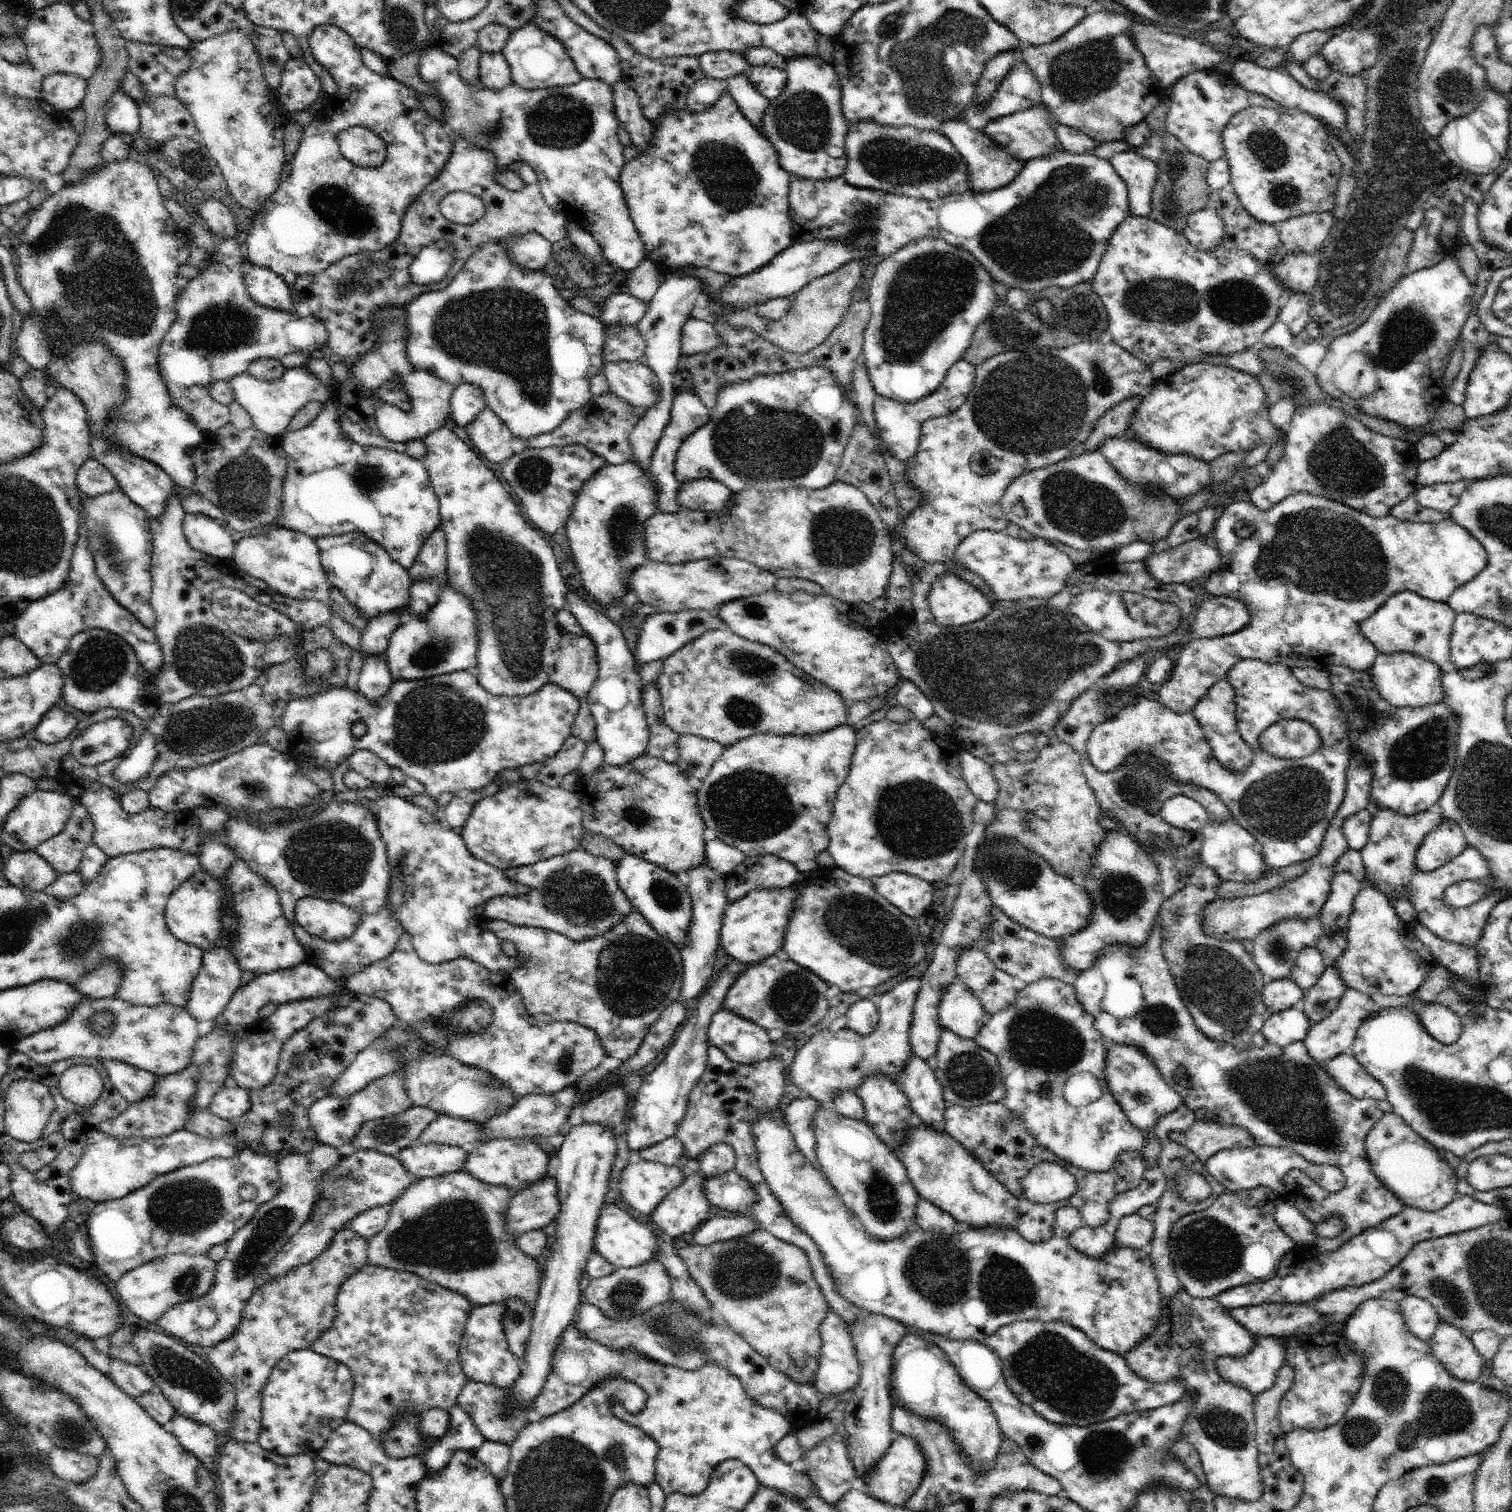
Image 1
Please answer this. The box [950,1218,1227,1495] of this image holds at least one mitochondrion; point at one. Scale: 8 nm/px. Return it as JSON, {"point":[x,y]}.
{"point":[1047,1365]}

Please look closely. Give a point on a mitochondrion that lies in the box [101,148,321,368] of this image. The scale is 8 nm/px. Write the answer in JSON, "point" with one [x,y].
{"point":[223,327]}

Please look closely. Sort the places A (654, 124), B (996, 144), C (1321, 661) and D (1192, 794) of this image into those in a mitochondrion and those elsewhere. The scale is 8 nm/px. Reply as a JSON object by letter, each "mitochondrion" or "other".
{"A":"other","B":"other","C":"other","D":"other"}

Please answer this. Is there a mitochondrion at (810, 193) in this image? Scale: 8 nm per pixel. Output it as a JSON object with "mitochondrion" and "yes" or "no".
{"mitochondrion":"no"}

